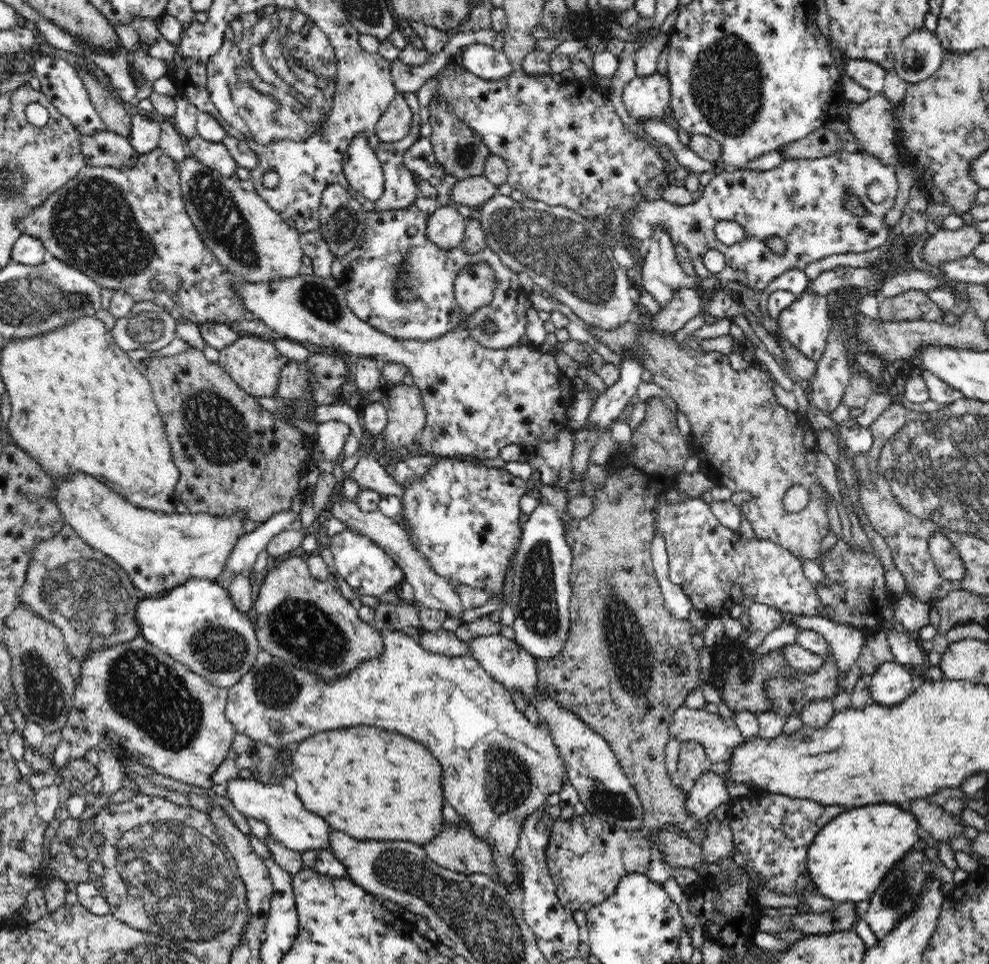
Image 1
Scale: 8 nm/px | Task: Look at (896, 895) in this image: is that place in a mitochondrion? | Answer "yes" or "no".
yes

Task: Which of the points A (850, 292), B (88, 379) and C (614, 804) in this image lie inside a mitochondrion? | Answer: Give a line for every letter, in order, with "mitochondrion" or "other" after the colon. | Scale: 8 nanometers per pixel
A: other
B: other
C: mitochondrion

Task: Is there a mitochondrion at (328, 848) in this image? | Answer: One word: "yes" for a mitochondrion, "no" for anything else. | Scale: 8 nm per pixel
no

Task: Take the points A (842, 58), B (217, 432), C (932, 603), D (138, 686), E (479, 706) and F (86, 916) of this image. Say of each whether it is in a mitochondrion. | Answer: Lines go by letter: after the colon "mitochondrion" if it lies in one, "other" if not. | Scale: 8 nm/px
A: other
B: mitochondrion
C: other
D: mitochondrion
E: other
F: other

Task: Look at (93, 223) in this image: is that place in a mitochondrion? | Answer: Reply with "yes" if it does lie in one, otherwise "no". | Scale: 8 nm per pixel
yes

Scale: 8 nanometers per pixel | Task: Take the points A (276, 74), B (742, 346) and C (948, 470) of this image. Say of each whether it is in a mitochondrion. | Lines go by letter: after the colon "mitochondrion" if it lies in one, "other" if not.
A: mitochondrion
B: other
C: mitochondrion

